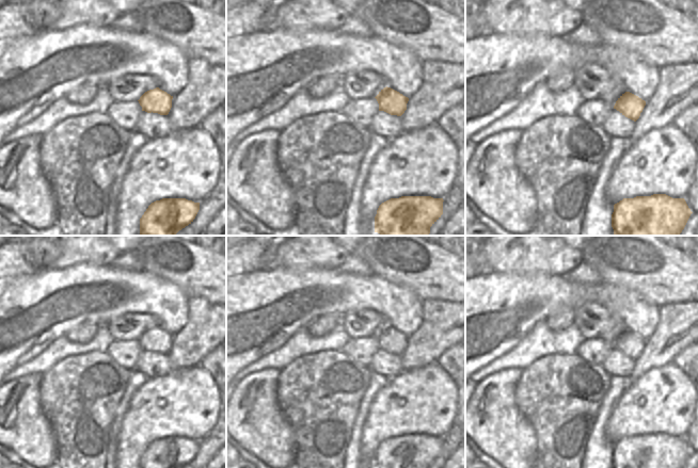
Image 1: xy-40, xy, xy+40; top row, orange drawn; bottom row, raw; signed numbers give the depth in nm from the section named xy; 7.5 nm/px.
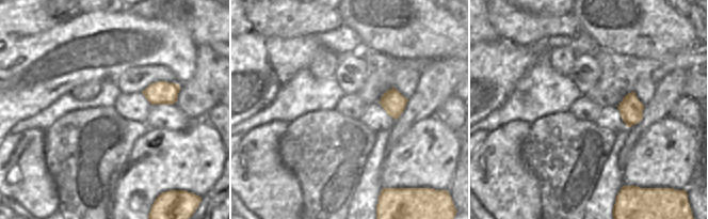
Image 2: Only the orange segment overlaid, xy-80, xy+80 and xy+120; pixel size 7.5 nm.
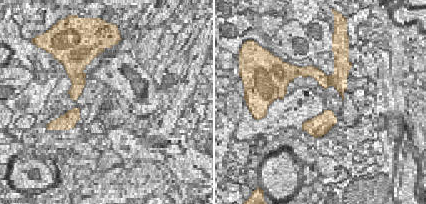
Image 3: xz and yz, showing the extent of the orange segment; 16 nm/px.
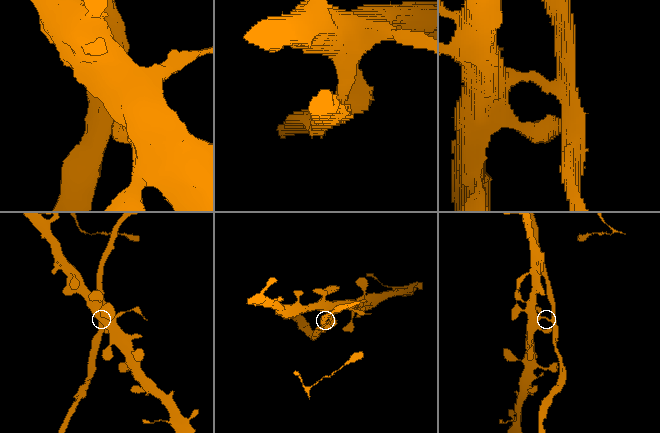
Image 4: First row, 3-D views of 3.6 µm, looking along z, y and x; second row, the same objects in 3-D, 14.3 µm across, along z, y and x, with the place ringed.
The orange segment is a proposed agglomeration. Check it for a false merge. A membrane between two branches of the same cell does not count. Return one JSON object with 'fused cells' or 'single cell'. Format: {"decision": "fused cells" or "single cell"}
{"decision": "fused cells"}

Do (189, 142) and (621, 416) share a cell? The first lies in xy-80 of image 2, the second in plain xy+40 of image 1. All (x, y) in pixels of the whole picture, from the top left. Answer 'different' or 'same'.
same

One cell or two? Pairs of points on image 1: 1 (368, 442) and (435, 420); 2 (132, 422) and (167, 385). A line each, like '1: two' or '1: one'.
1: one
2: one

